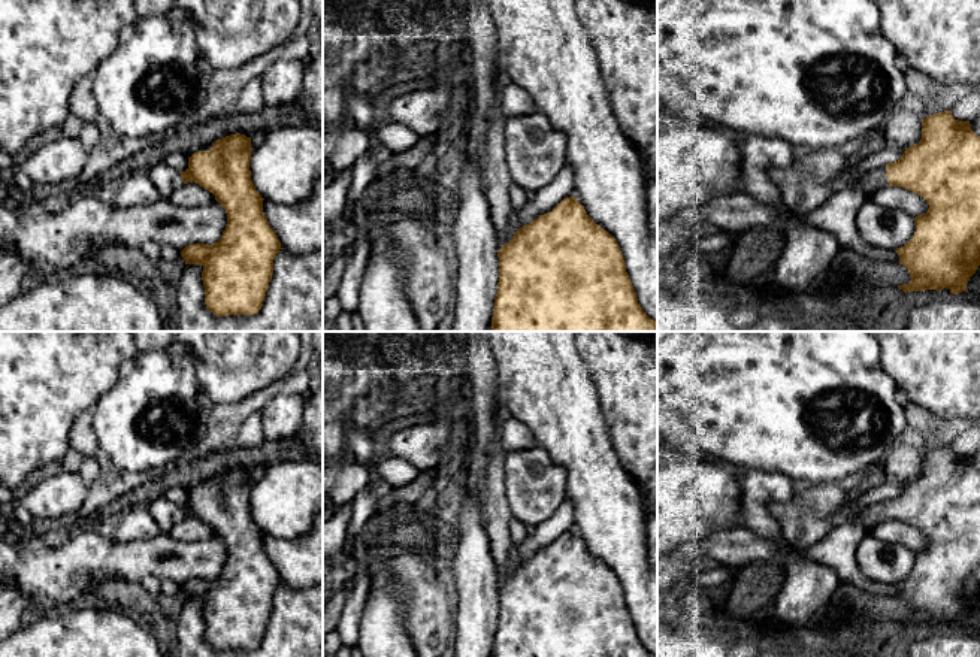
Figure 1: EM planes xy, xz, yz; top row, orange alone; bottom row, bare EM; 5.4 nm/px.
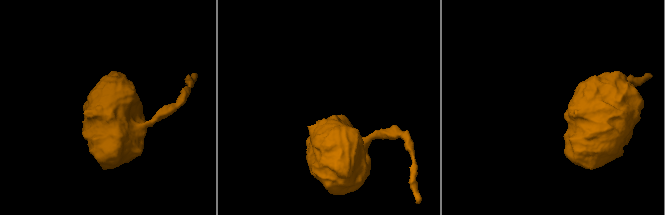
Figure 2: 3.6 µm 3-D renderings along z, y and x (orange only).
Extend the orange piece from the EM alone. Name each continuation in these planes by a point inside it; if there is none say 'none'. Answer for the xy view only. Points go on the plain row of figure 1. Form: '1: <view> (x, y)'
1: xy (165, 512)

